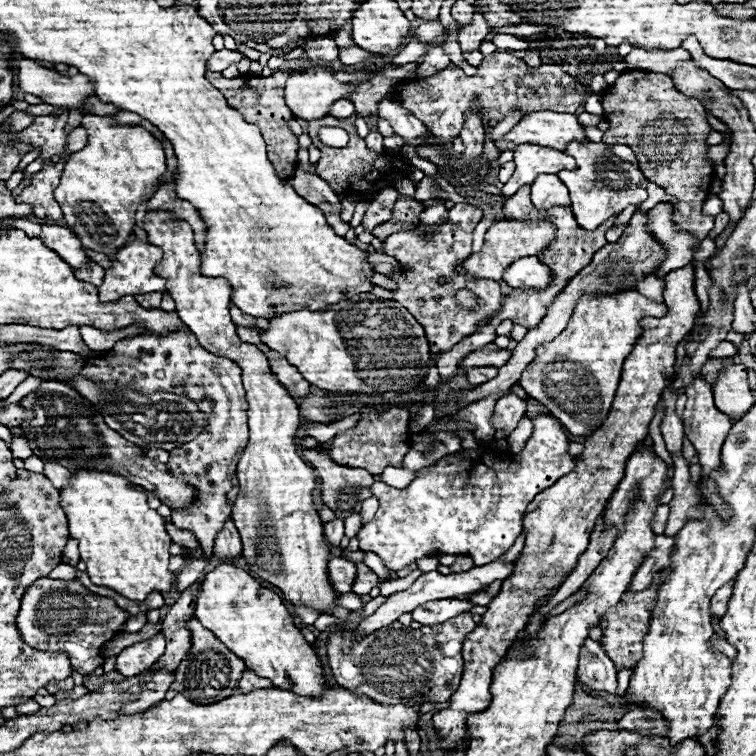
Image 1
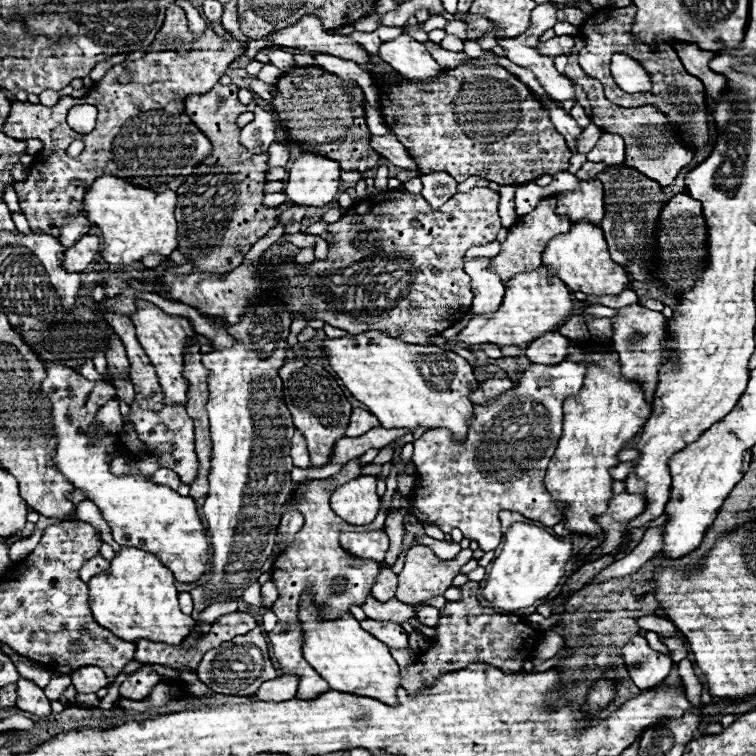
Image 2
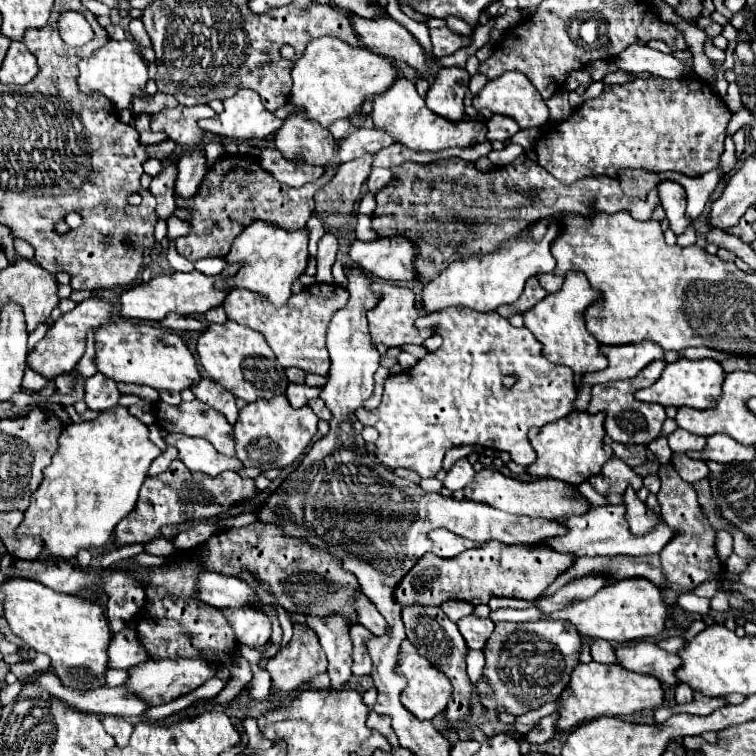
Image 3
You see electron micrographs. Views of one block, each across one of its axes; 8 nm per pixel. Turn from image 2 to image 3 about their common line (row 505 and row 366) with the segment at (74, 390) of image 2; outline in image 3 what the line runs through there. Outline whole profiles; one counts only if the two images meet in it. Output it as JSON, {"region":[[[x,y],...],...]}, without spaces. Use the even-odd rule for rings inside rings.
{"region":[[[118,320],[100,326],[94,332],[94,340],[96,340],[94,364],[98,372],[116,382],[134,382],[152,386],[156,390],[180,392],[188,388],[192,382],[200,380],[200,372],[194,366],[194,356],[186,348],[184,340],[164,326],[132,324],[128,320]]]}

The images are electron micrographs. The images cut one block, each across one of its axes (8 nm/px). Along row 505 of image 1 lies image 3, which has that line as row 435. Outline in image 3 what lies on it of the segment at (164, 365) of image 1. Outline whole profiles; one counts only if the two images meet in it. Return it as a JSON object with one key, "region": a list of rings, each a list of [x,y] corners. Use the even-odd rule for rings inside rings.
{"region":[[[200,400],[180,402],[178,406],[168,406],[164,402],[156,404],[158,424],[168,432],[180,432],[186,436],[206,438],[220,454],[234,456],[234,428],[228,424],[224,414],[208,408]]]}

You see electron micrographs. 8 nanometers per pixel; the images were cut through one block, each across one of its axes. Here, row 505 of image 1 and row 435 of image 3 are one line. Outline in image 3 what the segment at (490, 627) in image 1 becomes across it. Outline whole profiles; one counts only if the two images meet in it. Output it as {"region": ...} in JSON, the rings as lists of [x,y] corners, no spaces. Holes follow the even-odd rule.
{"region":[[[572,412],[572,416],[560,418],[558,422],[550,422],[544,428],[532,428],[528,434],[532,440],[532,446],[536,448],[536,462],[528,466],[528,472],[538,478],[556,478],[568,484],[580,484],[588,480],[588,476],[594,476],[602,470],[602,466],[614,456],[612,448],[604,444],[604,412],[588,414],[584,412]]]}

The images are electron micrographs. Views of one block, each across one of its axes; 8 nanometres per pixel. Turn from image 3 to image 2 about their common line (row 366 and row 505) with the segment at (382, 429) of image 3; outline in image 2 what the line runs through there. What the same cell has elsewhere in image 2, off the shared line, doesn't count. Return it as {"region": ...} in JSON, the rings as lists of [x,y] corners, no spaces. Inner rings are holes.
{"region":[[[566,360],[554,366],[530,364],[514,388],[488,400],[486,404],[474,404],[474,418],[464,440],[456,440],[450,430],[444,428],[422,434],[422,438],[414,442],[416,484],[408,498],[422,514],[424,522],[438,526],[444,534],[460,528],[464,538],[478,542],[480,550],[484,552],[496,550],[500,544],[500,510],[520,512],[530,520],[542,522],[544,526],[560,524],[566,506],[564,502],[554,502],[554,498],[548,498],[548,490],[544,490],[544,470],[548,468],[548,462],[556,450],[556,442],[562,434],[562,402],[566,396],[578,394],[584,382],[584,374],[584,364]]]}

